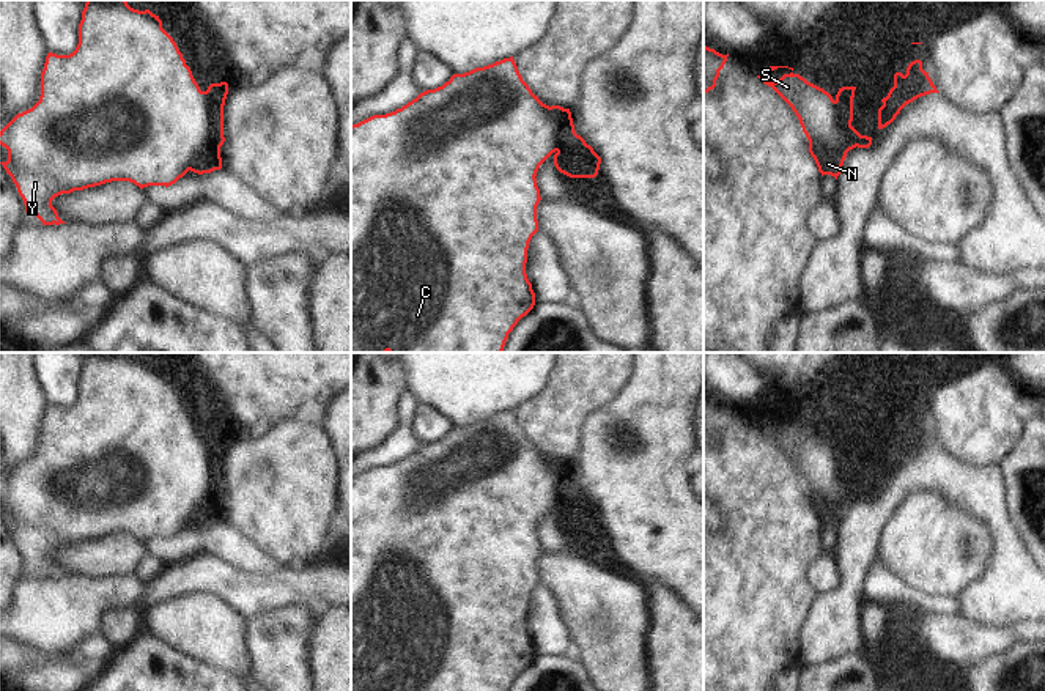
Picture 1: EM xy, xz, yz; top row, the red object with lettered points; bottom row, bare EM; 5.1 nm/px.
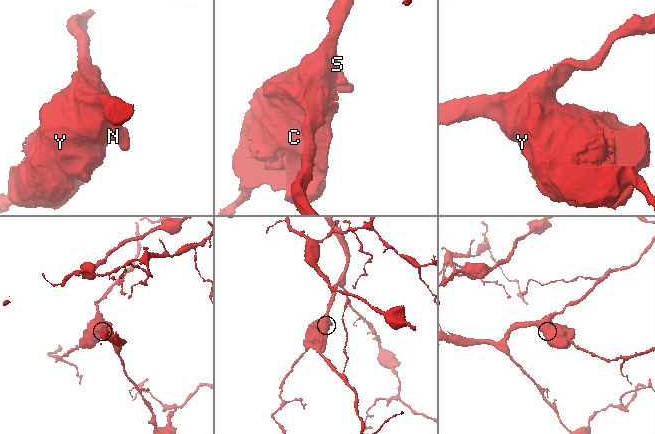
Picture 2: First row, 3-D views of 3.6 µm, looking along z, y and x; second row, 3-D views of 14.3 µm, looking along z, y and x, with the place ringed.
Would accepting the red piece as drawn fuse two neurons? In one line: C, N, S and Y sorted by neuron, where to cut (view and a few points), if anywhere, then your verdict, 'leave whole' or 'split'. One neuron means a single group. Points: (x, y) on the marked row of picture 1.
C S Y / N; cut in xy along (219, 147), (203, 145), (188, 169); split

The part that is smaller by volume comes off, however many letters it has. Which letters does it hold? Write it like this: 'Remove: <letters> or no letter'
Remove: N

